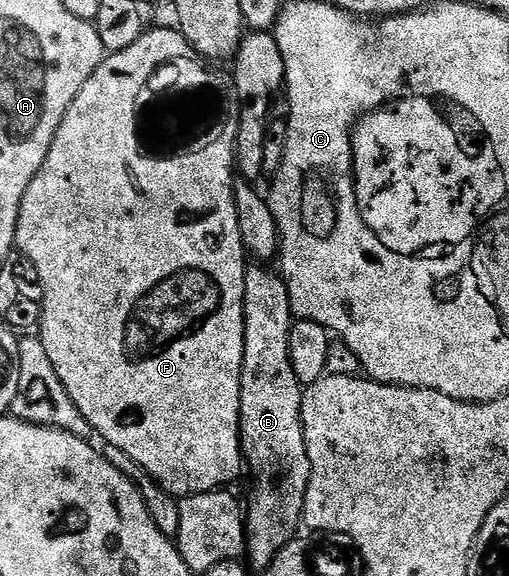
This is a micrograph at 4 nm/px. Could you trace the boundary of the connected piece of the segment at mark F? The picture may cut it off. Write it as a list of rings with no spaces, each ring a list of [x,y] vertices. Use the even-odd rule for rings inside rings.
[[[149,27],[146,28],[143,35],[139,35],[139,39],[135,39],[135,43],[131,43],[131,47],[123,47],[123,51],[110,53],[106,56],[104,63],[95,71],[95,75],[91,75],[91,79],[87,79],[87,83],[83,83],[83,91],[79,91],[79,95],[75,95],[75,103],[71,103],[67,115],[63,115],[63,123],[59,123],[59,131],[51,143],[51,151],[47,151],[47,159],[43,163],[39,175],[35,175],[31,187],[27,187],[27,195],[23,195],[23,203],[19,211],[19,223],[17,224],[16,244],[20,256],[31,259],[31,263],[35,263],[35,271],[39,271],[39,279],[43,283],[43,315],[41,316],[39,336],[48,357],[51,358],[52,365],[55,366],[55,375],[59,375],[59,383],[63,383],[67,395],[71,395],[71,403],[75,403],[75,407],[79,407],[83,419],[87,419],[87,423],[91,423],[94,434],[98,438],[102,437],[106,446],[119,448],[121,451],[125,451],[127,455],[131,455],[132,459],[135,459],[136,463],[143,467],[143,470],[153,481],[157,482],[170,496],[178,499],[232,486],[232,481],[240,475],[241,469],[243,473],[241,368],[243,367],[243,355],[245,354],[243,287],[245,286],[245,271],[247,268],[247,254],[245,252],[245,244],[241,238],[241,232],[239,231],[239,219],[235,219],[235,199],[233,198],[233,182],[235,180],[234,160],[223,157],[153,157],[157,155],[137,153],[136,142],[133,140],[133,104],[137,99],[137,93],[141,89],[141,84],[146,81],[145,76],[154,67],[161,65],[159,59],[166,58],[167,55],[183,55],[185,53],[194,52],[191,43],[187,43],[187,39],[182,35],[180,29],[176,27],[170,27],[170,29],[153,29],[153,27]]]

